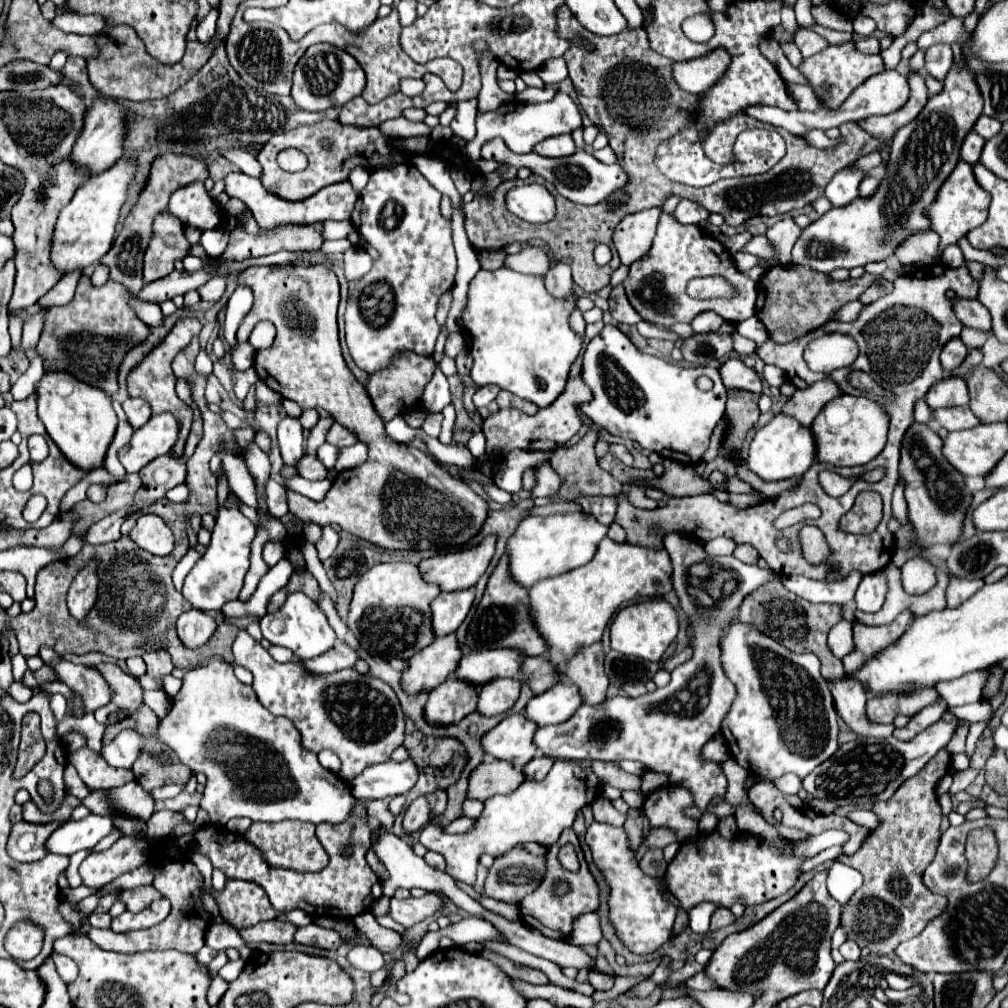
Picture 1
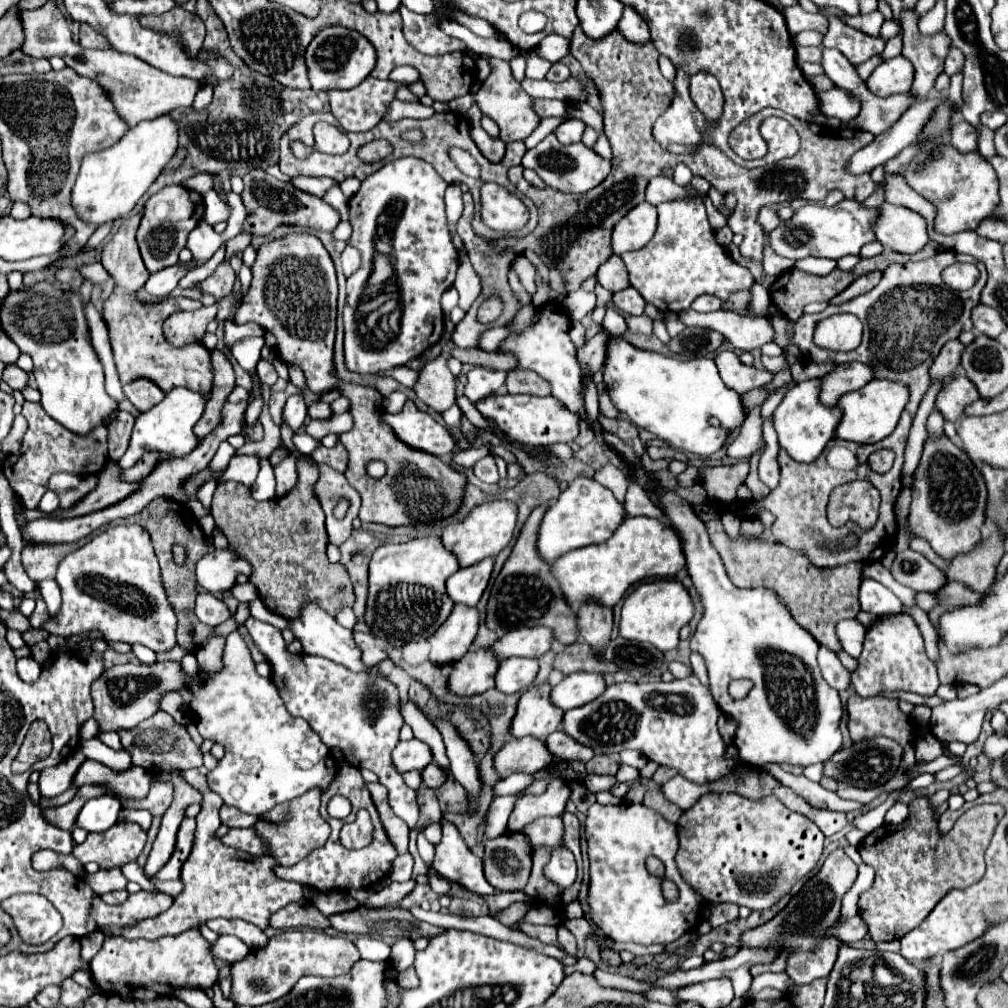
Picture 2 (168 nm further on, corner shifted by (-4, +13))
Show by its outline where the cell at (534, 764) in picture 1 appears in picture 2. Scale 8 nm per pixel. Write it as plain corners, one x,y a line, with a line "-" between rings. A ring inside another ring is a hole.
557,729
557,733
551,733
547,737
547,747
549,751
555,755
555,759
581,759
581,761
589,761
593,757
593,749
581,745
579,741
573,741
569,735
565,735
563,729

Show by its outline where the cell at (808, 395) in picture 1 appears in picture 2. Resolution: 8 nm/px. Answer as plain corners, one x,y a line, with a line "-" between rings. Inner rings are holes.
843,363
837,365
829,375
823,377
821,385
821,403
833,405
841,399
841,395
861,389
873,381
873,369
865,363

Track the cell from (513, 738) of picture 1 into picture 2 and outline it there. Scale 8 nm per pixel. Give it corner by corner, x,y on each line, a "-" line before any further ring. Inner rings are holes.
543,683
541,687
529,687
521,695
517,715
511,725
513,737
533,735
545,739
549,733
559,729
563,711
551,703
551,687
551,683

